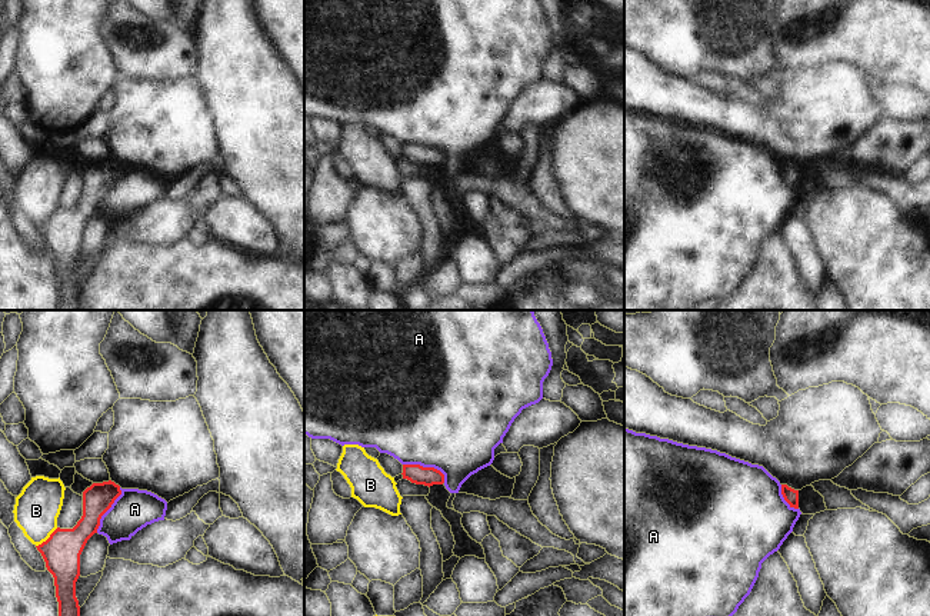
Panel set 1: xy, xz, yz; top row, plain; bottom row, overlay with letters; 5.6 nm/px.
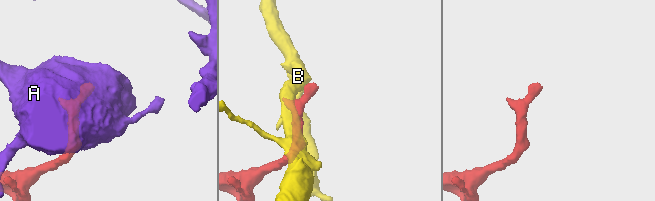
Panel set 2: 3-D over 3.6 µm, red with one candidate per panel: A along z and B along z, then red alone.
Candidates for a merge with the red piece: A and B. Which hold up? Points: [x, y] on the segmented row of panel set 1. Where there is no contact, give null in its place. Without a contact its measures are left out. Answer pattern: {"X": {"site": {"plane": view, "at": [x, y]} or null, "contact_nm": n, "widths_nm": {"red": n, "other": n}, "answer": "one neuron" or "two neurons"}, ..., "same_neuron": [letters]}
{"A": {"site": {"plane": "xz", "at": [427, 468]}, "contact_nm": 260, "widths_nm": {"red": 110, "other": 480}, "answer": "two neurons"}, "B": {"site": {"plane": "xy", "at": [47, 539]}, "contact_nm": 170, "widths_nm": {"red": 220, "other": 260}, "answer": "two neurons"}, "same_neuron": []}

